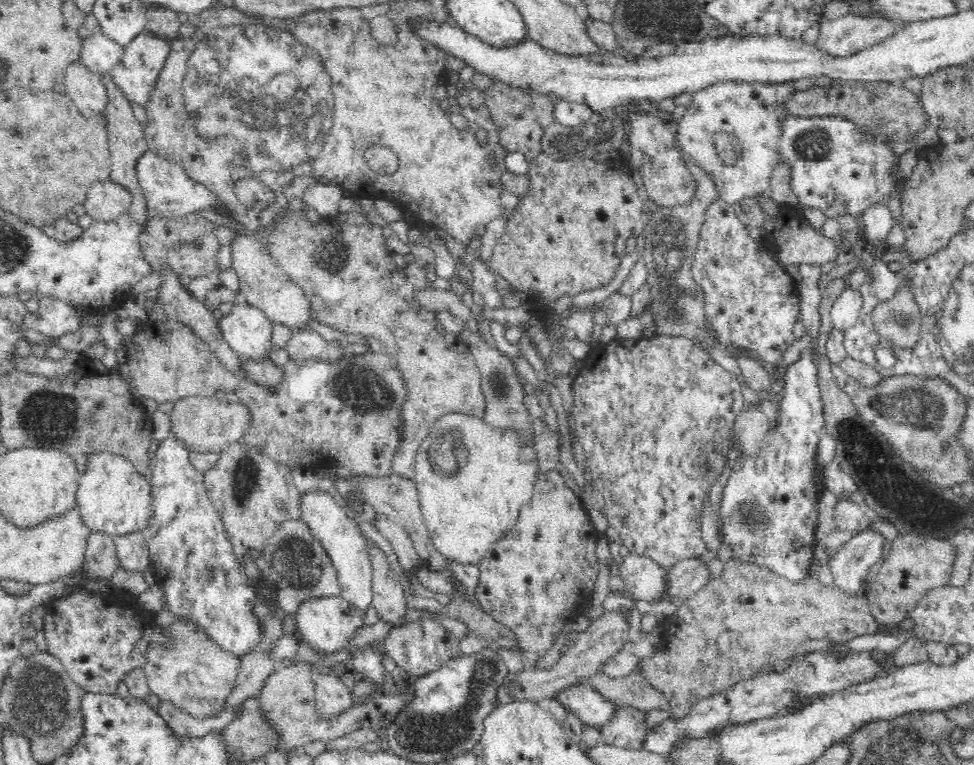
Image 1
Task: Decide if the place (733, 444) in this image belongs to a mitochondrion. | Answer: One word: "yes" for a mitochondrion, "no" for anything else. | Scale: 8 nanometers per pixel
no

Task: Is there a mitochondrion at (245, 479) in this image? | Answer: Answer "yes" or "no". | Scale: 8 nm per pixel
yes

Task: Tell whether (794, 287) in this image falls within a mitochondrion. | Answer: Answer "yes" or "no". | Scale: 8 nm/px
no

